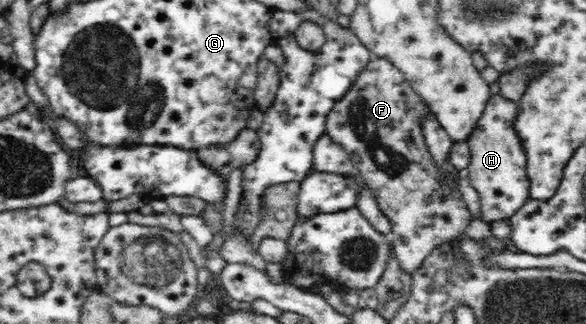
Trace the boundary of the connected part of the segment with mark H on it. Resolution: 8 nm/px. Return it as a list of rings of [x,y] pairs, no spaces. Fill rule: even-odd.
[[[497,94],[490,96],[483,115],[479,118],[473,133],[467,138],[471,161],[468,165],[468,180],[479,192],[481,202],[481,219],[488,223],[495,220],[507,220],[530,197],[528,177],[526,174],[527,157],[524,156],[523,145],[513,127],[516,116],[515,101],[505,99]]]

